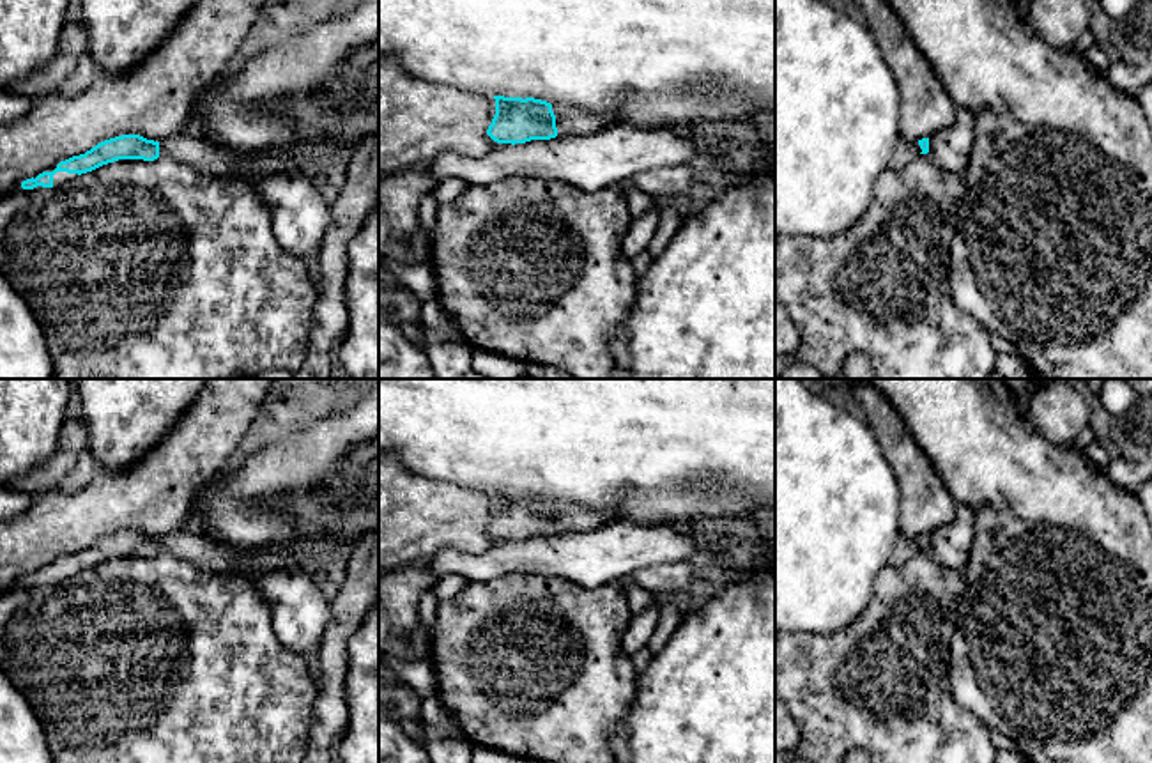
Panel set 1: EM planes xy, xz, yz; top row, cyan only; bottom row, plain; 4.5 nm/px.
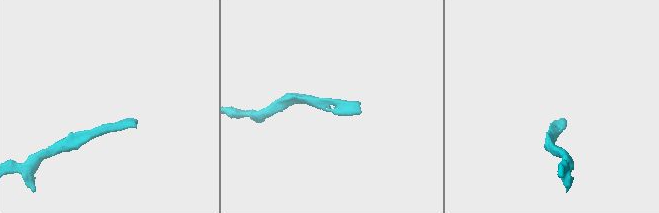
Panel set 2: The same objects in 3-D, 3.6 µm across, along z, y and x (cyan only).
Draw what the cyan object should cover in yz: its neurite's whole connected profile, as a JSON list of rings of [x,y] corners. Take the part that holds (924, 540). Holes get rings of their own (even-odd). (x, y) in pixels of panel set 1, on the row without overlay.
[[[922,535],[918,538],[906,538],[901,536],[890,554],[888,565],[890,566],[901,566],[908,559],[911,559],[918,551],[929,549],[929,535]]]

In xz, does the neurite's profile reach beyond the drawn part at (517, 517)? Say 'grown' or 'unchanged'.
grown

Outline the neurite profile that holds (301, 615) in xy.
[[[303,565],[248,575],[273,611],[273,630],[280,643],[301,655],[319,650],[333,620],[331,604],[319,579]]]

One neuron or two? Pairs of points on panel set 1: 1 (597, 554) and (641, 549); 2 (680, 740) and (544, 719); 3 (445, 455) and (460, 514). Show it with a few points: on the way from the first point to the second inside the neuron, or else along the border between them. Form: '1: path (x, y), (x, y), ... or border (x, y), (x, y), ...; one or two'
1: path (607, 553), (630, 549); one
2: border (634, 691), (630, 709), (607, 744); two
3: border (411, 471), (422, 477), (492, 491); two

